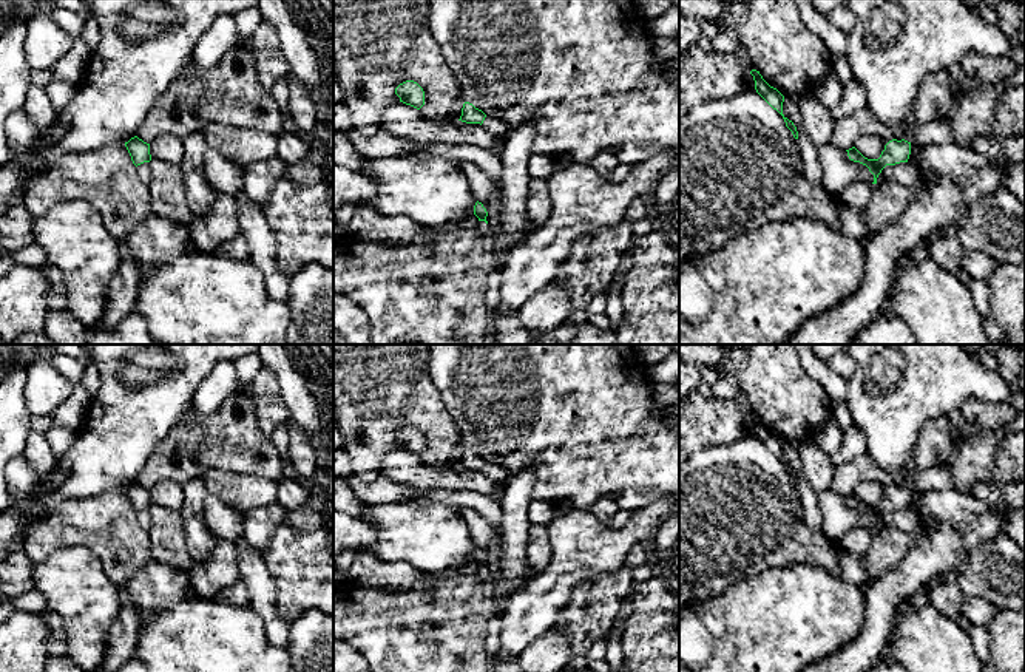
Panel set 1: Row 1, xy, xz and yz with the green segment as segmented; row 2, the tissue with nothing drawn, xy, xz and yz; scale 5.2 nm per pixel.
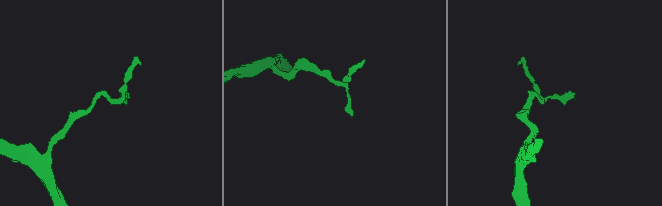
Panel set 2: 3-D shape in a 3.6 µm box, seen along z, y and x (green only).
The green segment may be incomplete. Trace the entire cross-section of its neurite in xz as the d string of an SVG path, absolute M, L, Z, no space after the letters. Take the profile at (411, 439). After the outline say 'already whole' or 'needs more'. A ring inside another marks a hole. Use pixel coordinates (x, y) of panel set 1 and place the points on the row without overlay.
M406 426L400 429L395 434L395 440L400 443L400 448L411 451L417 456L420 456L425 451L425 437L414 426Z | already whole

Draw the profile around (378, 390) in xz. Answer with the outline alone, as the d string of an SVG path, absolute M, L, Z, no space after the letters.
M333 344L333 419L343 434L354 474L374 477L381 459L400 448L395 434L406 428L417 428L425 437L425 451L418 456L429 468L440 468L460 442L460 431L445 408L438 389L429 377L431 344Z

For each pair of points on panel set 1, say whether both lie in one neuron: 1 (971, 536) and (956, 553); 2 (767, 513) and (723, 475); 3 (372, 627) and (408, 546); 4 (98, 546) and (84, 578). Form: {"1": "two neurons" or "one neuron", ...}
{"1": "two neurons", "2": "one neuron", "3": "two neurons", "4": "two neurons"}

